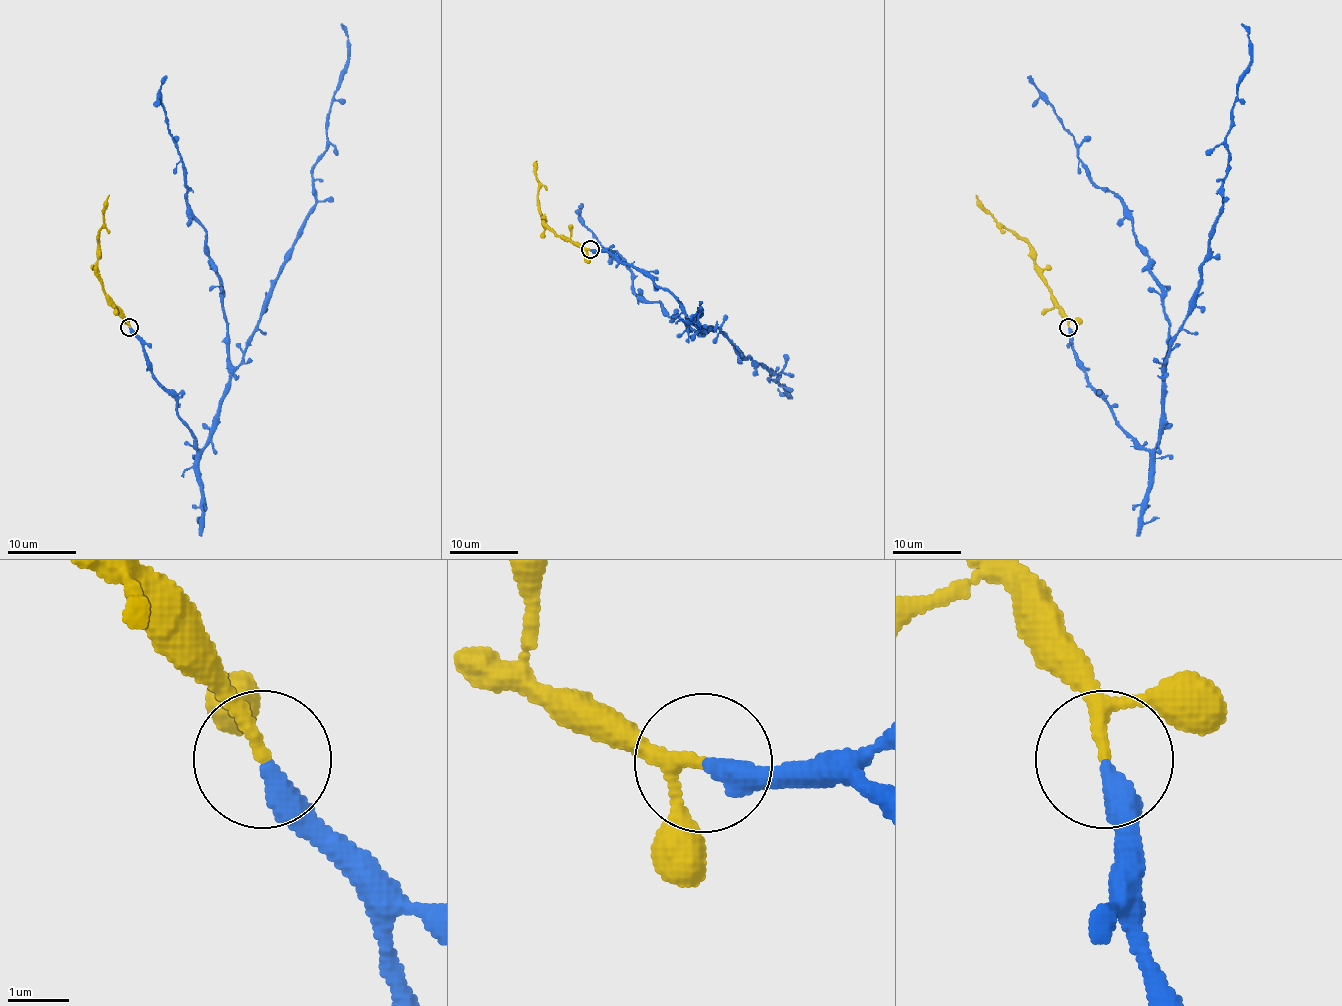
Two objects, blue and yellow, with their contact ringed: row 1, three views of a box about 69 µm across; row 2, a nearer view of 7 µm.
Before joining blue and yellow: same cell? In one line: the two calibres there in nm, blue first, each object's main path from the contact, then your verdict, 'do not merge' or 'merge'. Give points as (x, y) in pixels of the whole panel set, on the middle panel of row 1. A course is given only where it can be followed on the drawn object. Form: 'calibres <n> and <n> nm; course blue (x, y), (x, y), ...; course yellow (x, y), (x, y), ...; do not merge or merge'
calibres 400 and 160 nm; course blue (590, 250), (636, 267), (691, 323), (718, 328), (776, 374), (768, 377), (779, 376), (790, 396), (777, 388); course yellow (590, 250), (554, 231), (542, 221), (534, 164), (537, 161); merge

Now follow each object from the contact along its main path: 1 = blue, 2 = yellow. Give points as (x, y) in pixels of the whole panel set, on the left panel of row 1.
1: (130, 327), (201, 448), (265, 298), (315, 203), (313, 167), (326, 148), (329, 107), (347, 60), (342, 24)
2: (130, 327), (102, 285), (97, 261), (99, 230), (109, 194)

